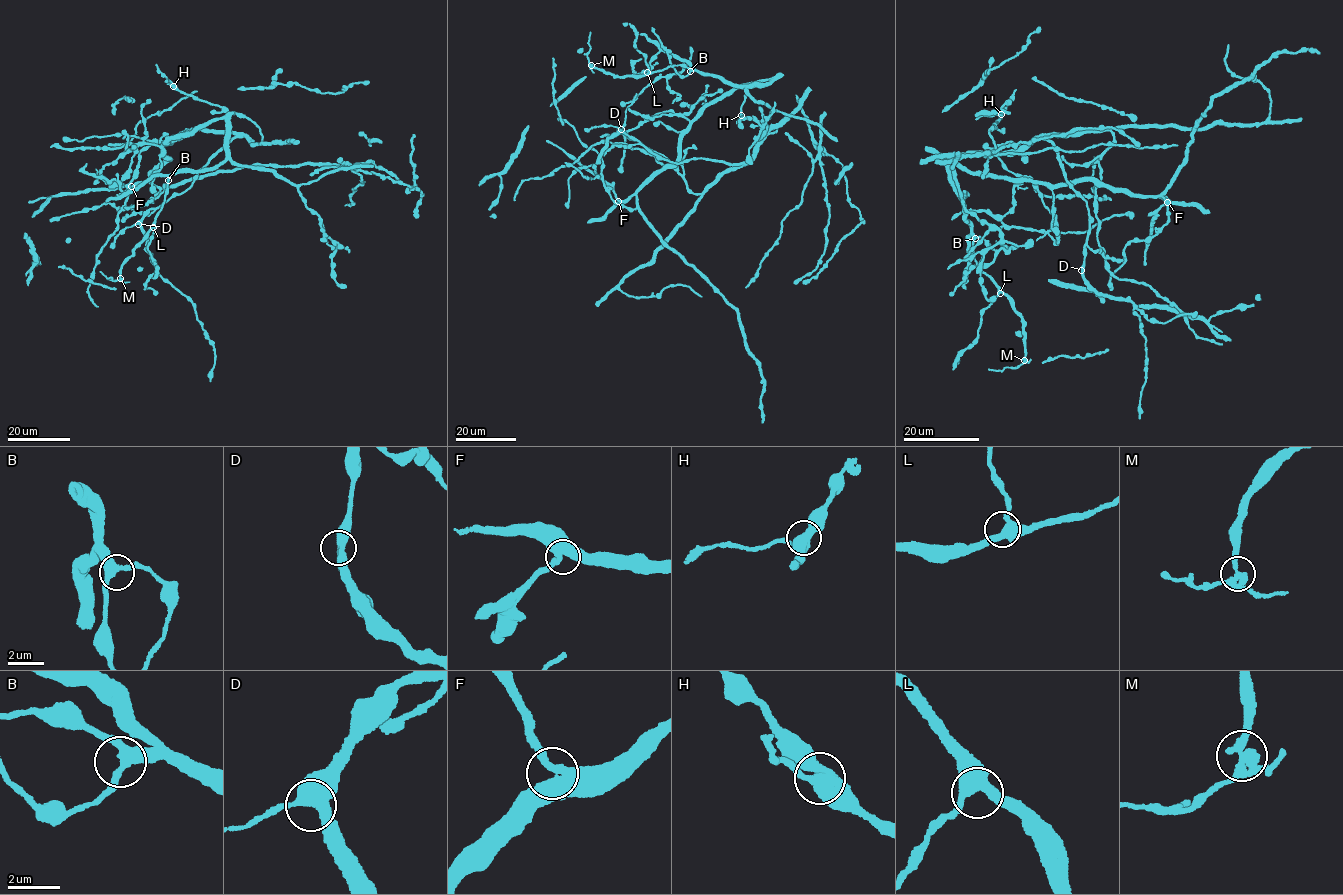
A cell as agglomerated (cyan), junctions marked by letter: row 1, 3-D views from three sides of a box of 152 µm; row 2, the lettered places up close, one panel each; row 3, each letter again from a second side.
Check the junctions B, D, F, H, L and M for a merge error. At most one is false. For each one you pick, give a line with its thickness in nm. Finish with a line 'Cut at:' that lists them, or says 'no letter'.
M: 320 nm
Cut at: M

